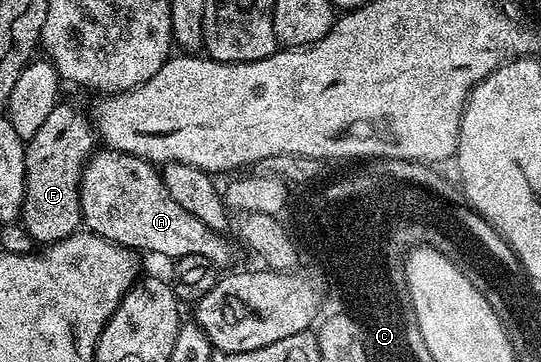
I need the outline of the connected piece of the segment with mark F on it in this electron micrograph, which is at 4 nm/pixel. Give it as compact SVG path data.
M65 101L59 102L44 125L26 143L24 205L20 222L35 244L49 245L74 234L83 226L80 191L82 171L96 151L96 132L86 119Z

